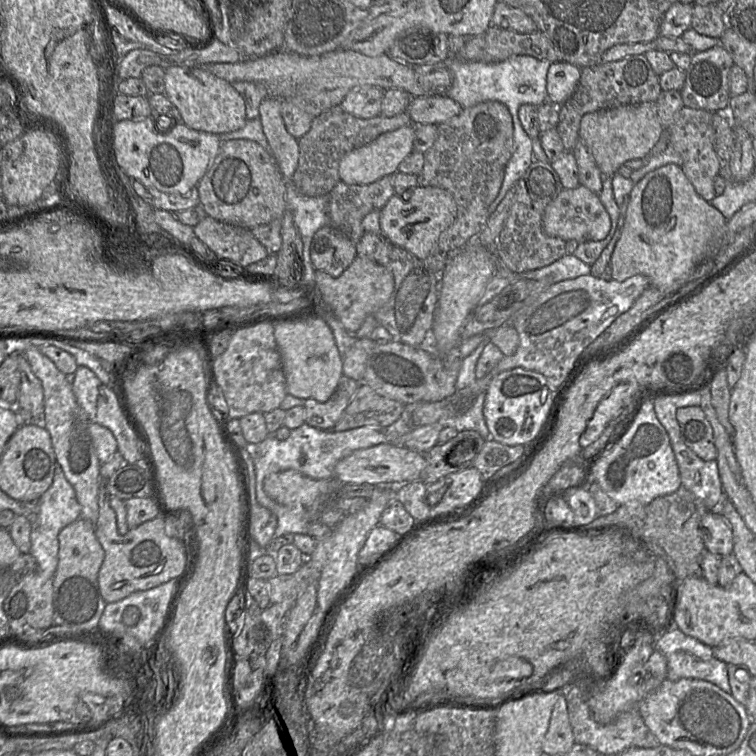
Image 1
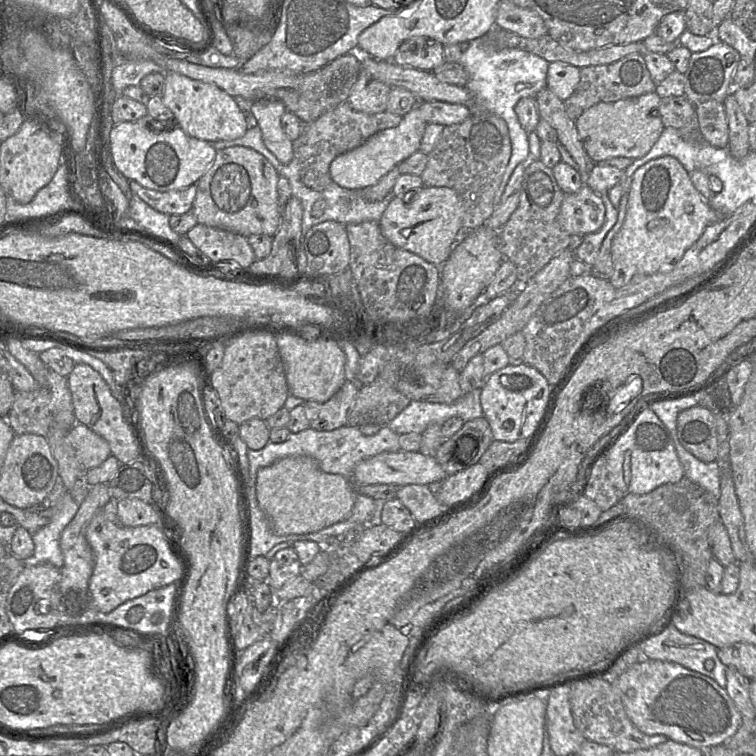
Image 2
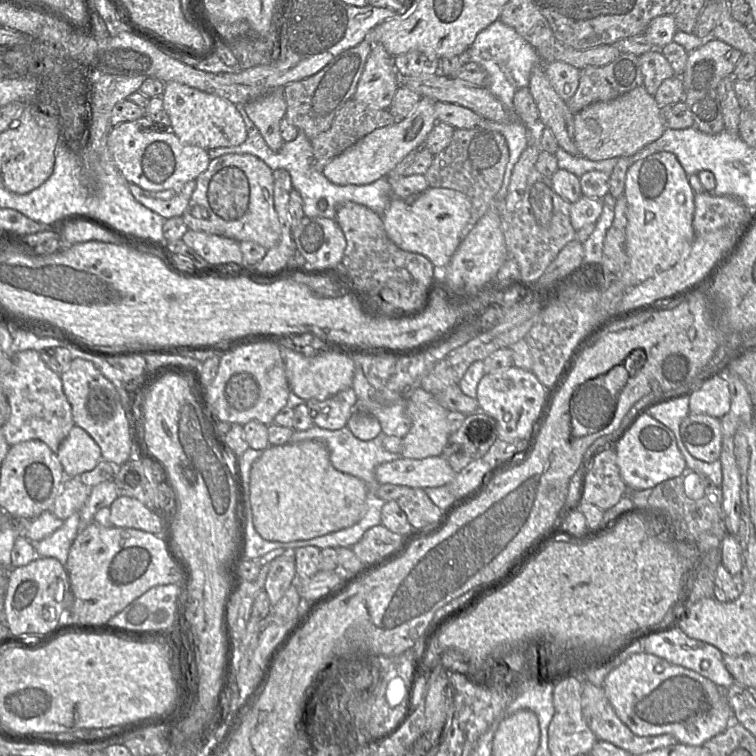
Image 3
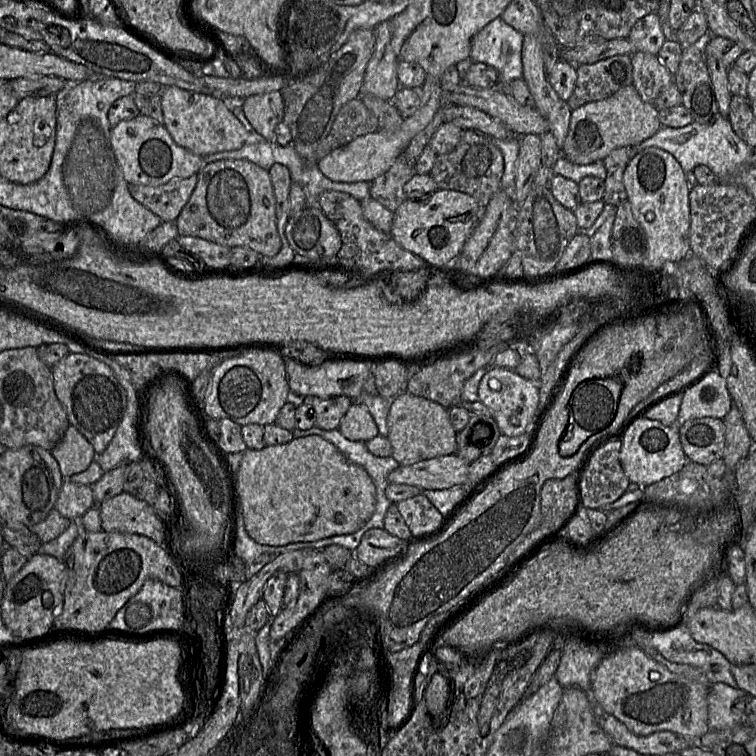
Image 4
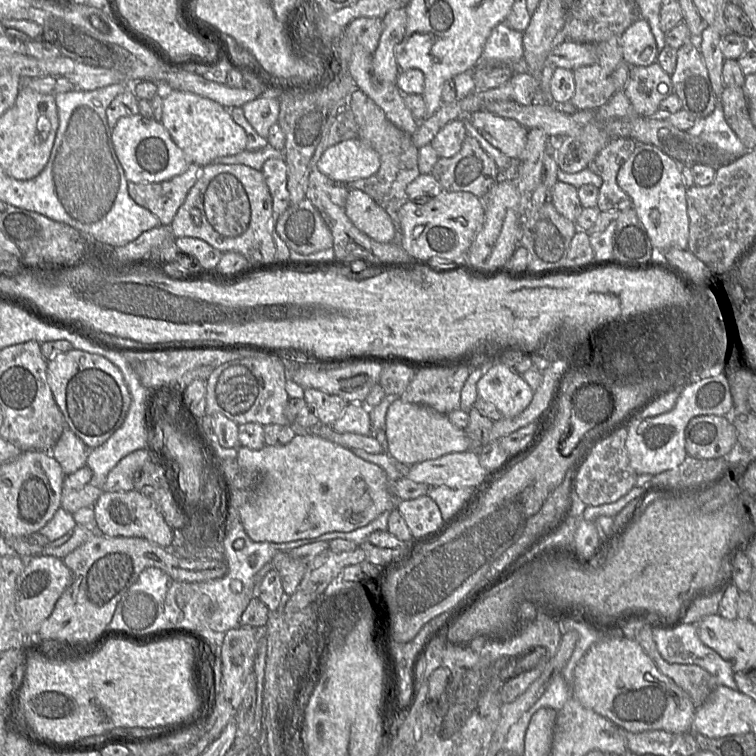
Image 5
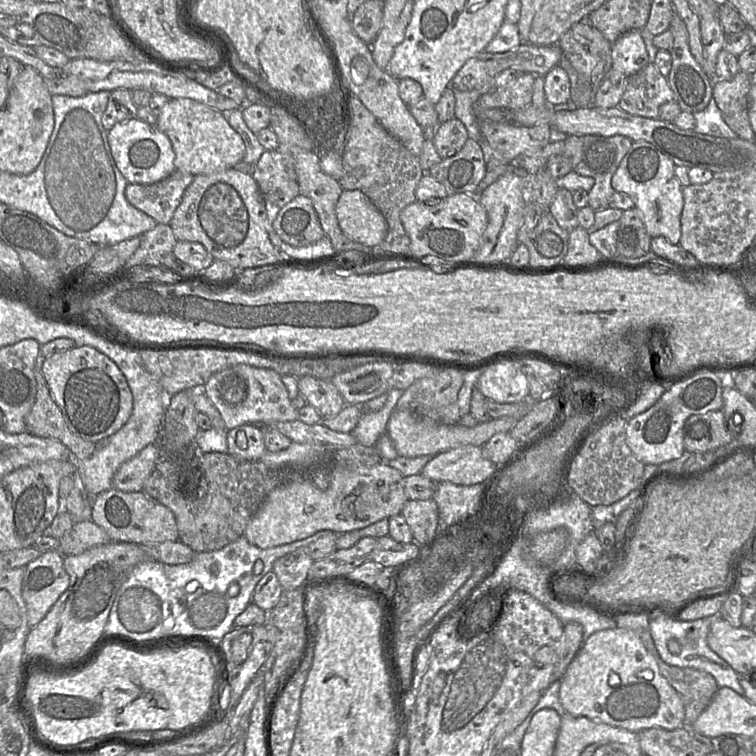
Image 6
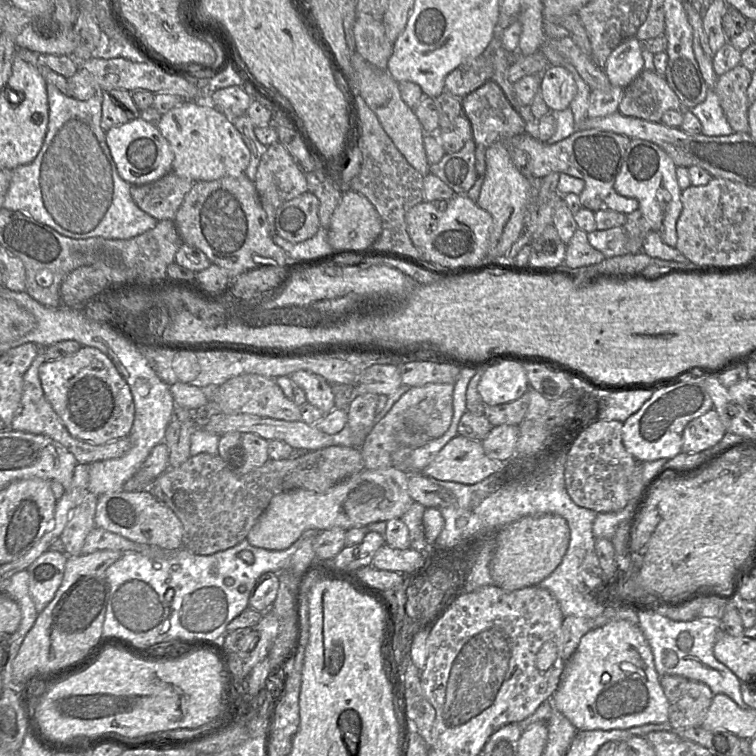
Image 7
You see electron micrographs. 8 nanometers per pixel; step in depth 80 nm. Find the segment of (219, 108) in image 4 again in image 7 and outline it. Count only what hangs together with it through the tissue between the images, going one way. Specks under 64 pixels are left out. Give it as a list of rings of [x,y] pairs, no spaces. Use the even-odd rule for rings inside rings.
[[[183,102],[161,116],[158,129],[174,153],[172,172],[192,182],[239,176],[249,165],[250,152],[240,133],[229,118],[209,102]]]

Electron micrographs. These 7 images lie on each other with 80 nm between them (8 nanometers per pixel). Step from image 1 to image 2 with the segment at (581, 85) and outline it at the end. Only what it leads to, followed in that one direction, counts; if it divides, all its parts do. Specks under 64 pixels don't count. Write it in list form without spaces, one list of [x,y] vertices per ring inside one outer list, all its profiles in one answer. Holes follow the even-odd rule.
[[[641,53],[629,54],[611,64],[584,67],[580,71],[580,82],[576,90],[564,101],[566,113],[573,121],[598,103],[611,103],[656,92],[657,85],[653,82],[644,54]]]

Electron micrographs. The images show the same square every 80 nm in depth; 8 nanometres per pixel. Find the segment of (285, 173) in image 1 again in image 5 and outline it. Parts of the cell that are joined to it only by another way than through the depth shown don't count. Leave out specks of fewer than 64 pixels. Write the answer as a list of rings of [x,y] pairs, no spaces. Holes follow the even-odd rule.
[[[257,97],[242,106],[245,118],[258,135],[267,138],[270,127],[277,123],[279,101],[273,97]]]

